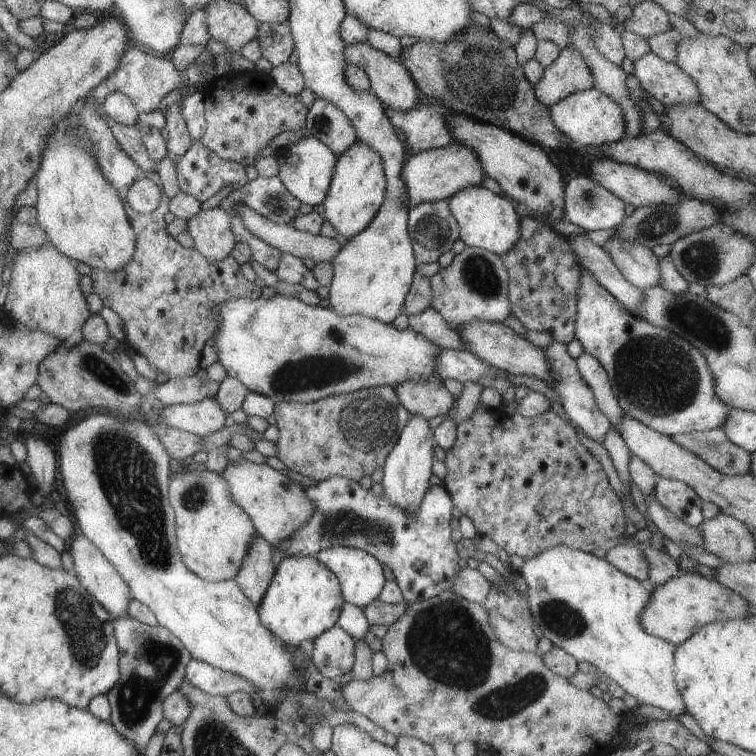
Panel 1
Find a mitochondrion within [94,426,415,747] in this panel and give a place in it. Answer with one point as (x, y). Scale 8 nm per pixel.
(135, 695)

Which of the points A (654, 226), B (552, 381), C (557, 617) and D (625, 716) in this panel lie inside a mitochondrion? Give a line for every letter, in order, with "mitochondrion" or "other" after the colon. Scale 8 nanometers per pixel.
A: mitochondrion
B: other
C: mitochondrion
D: other

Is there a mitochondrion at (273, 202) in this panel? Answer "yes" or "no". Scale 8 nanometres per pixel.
yes

